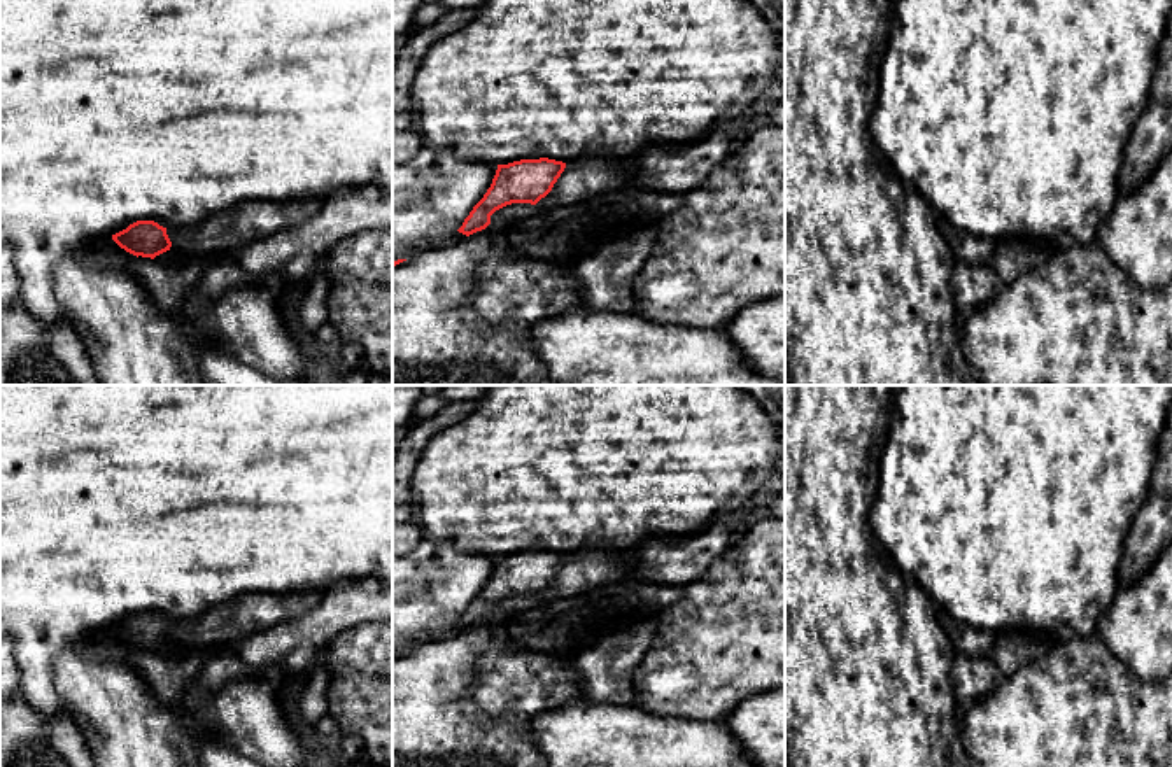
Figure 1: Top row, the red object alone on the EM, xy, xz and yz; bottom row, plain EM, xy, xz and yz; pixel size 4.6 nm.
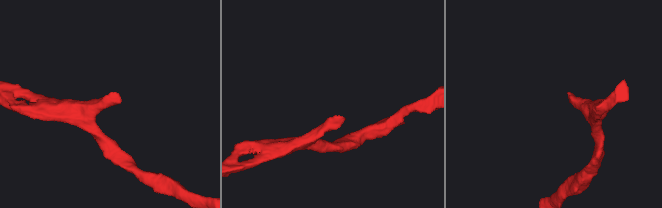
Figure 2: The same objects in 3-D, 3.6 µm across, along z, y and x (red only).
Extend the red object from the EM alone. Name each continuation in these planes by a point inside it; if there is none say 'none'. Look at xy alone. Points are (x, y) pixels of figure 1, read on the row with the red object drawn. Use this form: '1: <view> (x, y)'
1: xy (249, 221)

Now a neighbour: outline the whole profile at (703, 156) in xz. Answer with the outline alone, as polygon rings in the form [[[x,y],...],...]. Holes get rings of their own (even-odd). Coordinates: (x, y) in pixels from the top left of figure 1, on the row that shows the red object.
[[[720,130],[702,135],[685,147],[652,145],[641,151],[632,170],[638,177],[627,189],[685,196],[699,189],[711,172],[727,161],[738,142]]]

